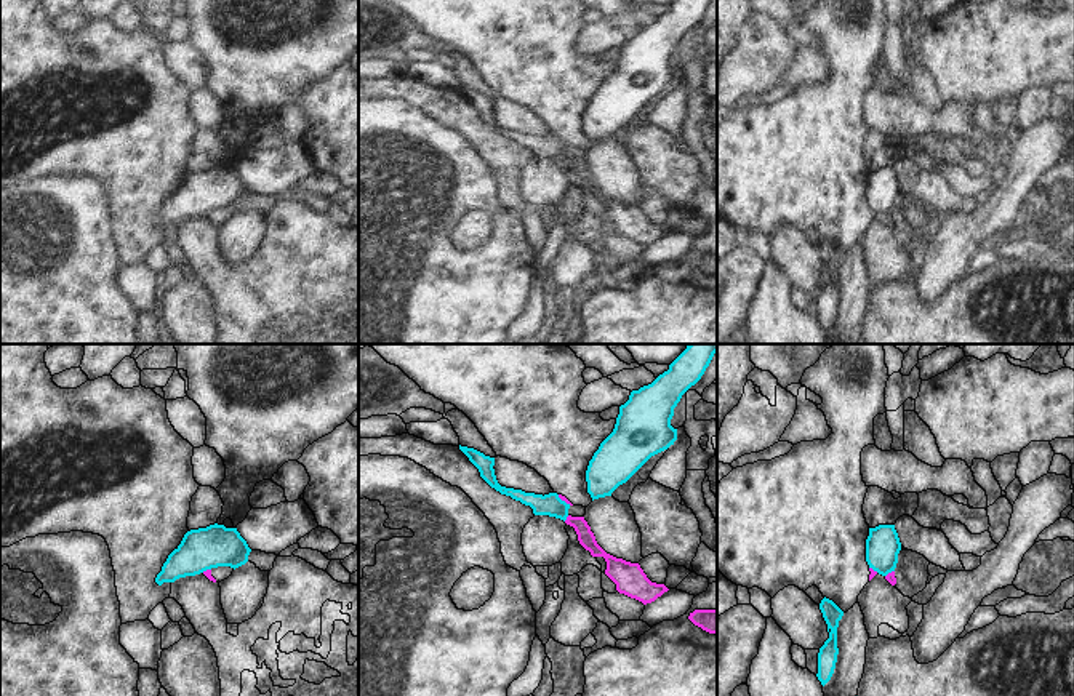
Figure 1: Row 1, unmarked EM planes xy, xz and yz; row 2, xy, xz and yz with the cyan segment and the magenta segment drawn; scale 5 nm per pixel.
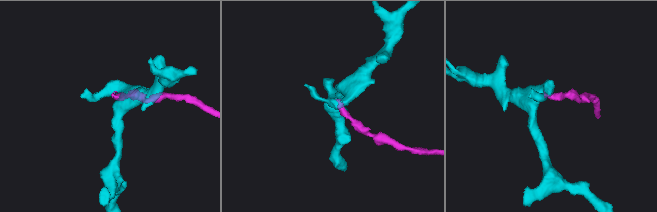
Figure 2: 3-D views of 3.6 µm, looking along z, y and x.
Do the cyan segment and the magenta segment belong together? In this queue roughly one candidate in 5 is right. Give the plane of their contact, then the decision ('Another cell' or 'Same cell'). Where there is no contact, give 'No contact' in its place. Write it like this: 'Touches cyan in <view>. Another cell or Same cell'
Touches cyan in xz. Another cell

